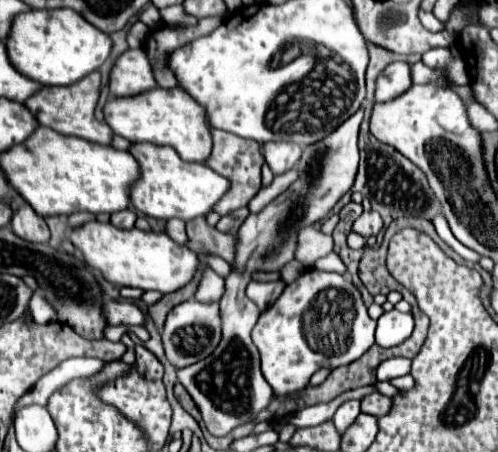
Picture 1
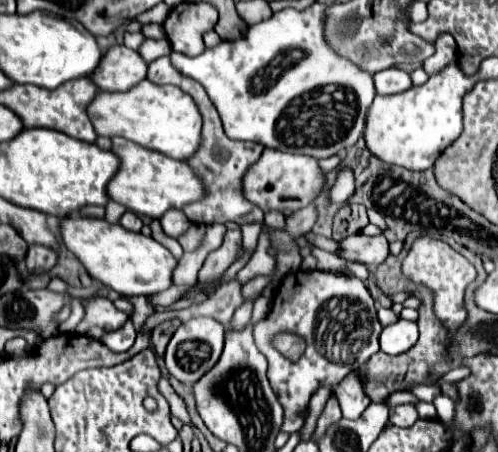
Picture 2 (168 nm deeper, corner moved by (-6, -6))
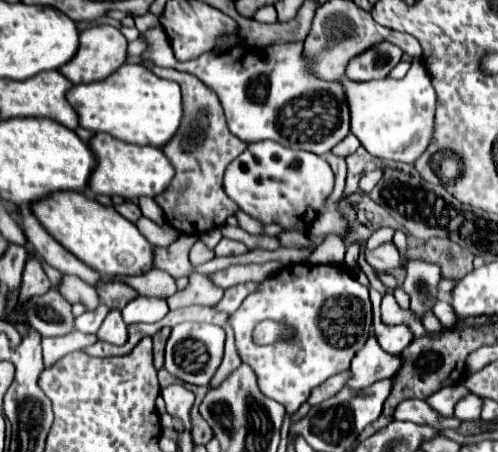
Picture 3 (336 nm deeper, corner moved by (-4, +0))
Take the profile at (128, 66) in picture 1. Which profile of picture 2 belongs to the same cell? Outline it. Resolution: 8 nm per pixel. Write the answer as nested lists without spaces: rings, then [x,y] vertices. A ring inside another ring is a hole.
[[[125,45],[109,47],[97,69],[87,75],[101,91],[127,91],[147,75],[147,63],[141,55]]]

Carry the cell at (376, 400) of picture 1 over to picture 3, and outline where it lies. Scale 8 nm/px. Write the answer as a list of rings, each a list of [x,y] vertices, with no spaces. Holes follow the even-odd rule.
[[[407,399],[401,405],[397,405],[395,409],[395,419],[397,421],[413,421],[413,423],[423,423],[423,425],[433,425],[437,431],[451,427],[457,429],[457,425],[461,425],[461,421],[457,417],[451,419],[443,419],[439,417],[425,401],[421,399]]]

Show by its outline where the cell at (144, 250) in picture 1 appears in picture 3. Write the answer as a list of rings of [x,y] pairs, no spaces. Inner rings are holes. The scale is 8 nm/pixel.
[[[53,193],[53,197],[37,201],[31,209],[41,225],[45,225],[67,251],[95,269],[101,277],[143,275],[153,269],[153,245],[113,207],[103,207],[97,201],[87,199],[83,193]]]

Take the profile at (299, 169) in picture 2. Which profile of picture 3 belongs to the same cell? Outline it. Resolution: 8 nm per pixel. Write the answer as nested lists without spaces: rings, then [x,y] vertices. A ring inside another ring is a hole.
[[[257,141],[229,163],[223,189],[247,215],[263,223],[279,223],[285,229],[297,225],[299,231],[307,233],[333,189],[333,171],[329,163],[315,153],[287,149],[275,141]]]

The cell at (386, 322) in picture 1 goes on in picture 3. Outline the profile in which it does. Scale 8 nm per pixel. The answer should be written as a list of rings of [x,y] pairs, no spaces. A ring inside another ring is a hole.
[[[373,289],[369,290],[369,295],[373,309],[373,327],[379,345],[391,355],[401,353],[401,349],[405,349],[413,341],[413,331],[407,325],[387,325],[387,323],[383,323],[380,315],[382,295]]]

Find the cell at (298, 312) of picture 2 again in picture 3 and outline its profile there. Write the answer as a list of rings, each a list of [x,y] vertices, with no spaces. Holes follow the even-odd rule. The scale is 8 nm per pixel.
[[[297,263],[297,265],[287,265],[277,275],[265,279],[259,285],[259,291],[251,293],[241,303],[241,307],[229,317],[229,323],[235,331],[239,355],[247,365],[251,365],[255,369],[261,391],[267,397],[281,403],[285,407],[285,411],[289,415],[293,415],[309,399],[309,395],[315,387],[319,387],[329,377],[349,369],[351,359],[365,345],[365,341],[373,335],[373,309],[371,309],[367,287],[357,283],[357,279],[345,267]],[[261,319],[283,319],[283,323],[295,327],[293,341],[277,343],[271,347],[255,345],[253,343],[253,329]]]

